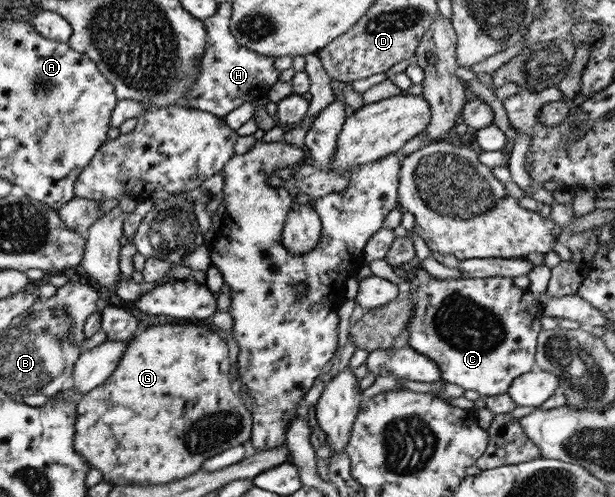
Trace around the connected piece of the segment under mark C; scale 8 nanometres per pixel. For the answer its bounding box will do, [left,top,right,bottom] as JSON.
[400,261,543,396]

